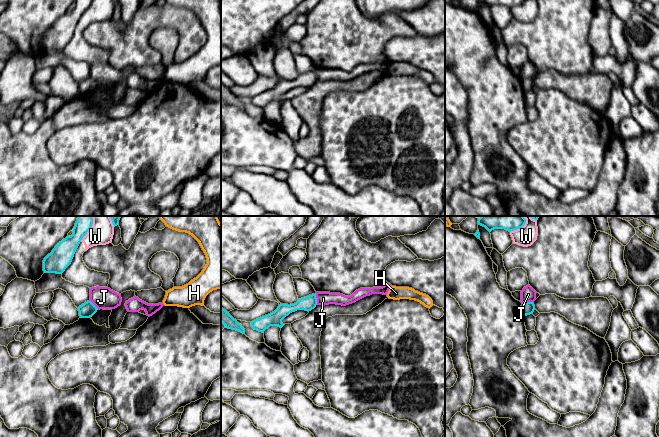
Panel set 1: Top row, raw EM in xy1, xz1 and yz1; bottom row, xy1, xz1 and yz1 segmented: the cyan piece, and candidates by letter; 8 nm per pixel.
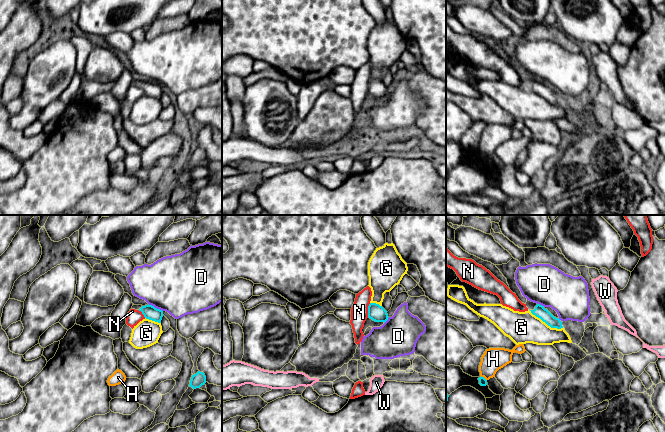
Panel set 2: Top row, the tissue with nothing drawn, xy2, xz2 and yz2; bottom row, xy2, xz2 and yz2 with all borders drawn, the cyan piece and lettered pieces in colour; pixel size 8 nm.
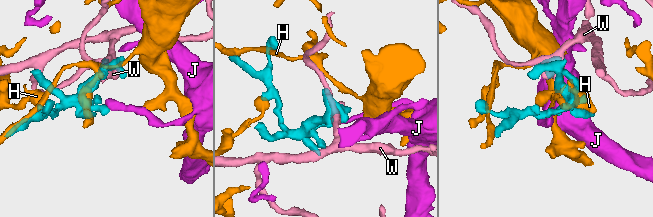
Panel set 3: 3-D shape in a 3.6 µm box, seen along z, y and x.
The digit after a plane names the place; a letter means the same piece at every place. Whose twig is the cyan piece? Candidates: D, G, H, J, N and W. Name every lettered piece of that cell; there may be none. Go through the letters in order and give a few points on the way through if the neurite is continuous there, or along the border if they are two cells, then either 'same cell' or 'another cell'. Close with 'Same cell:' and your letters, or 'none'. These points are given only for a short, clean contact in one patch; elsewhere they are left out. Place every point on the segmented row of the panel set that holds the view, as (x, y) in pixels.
D: along xy2 (148, 303), (162, 311) | another cell
G: along yz2 (530, 310), (551, 327), (562, 328) | another cell
H: another cell
J: along xz1 (315, 293), (317, 304) | another cell
N: along xz2 (370, 303), (367, 309), (367, 317) | another cell
W: another cell
Same cell: none

